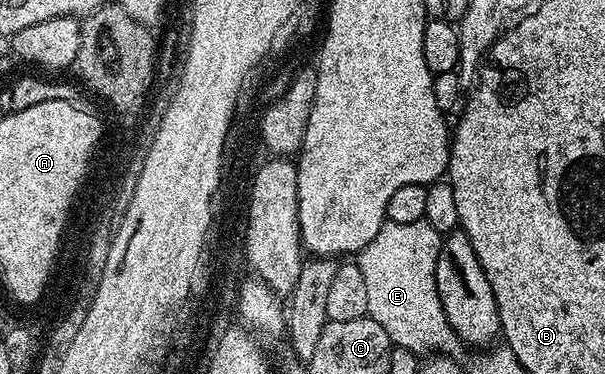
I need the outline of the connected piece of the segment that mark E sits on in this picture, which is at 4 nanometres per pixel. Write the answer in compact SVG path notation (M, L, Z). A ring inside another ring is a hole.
M423 219L413 223L385 222L374 238L358 253L362 277L366 281L367 318L378 321L378 325L386 329L393 345L402 349L410 349L417 357L439 352L436 351L439 347L446 346L454 339L452 326L448 324L448 318L442 309L436 288L436 262L441 242L441 232L435 231Z

